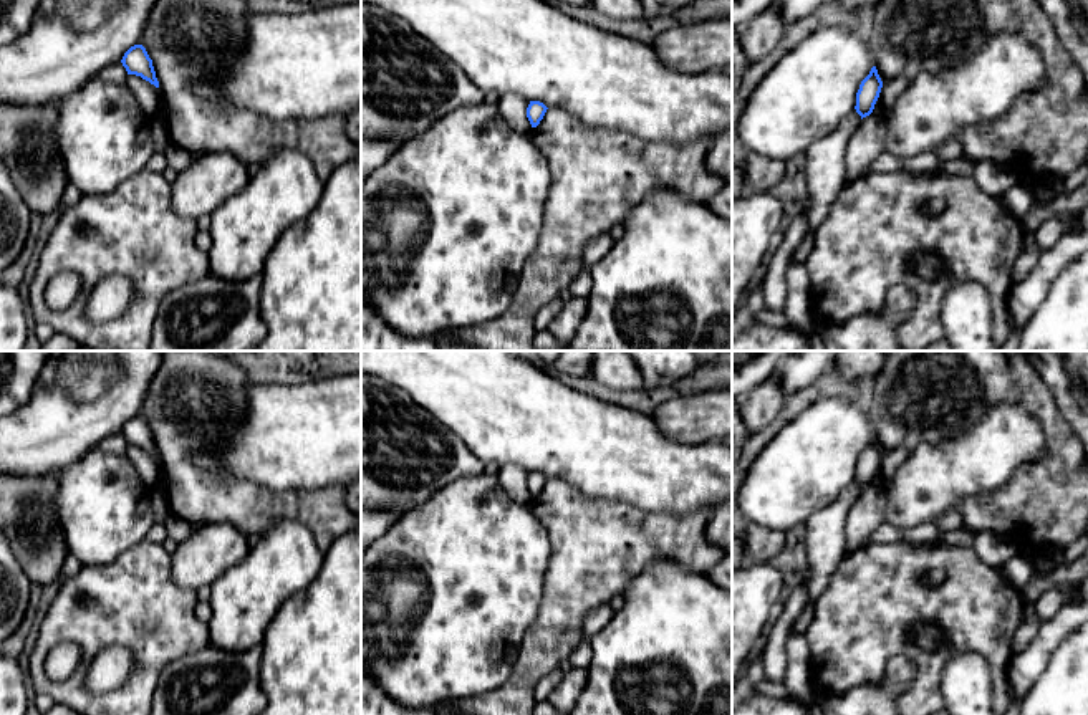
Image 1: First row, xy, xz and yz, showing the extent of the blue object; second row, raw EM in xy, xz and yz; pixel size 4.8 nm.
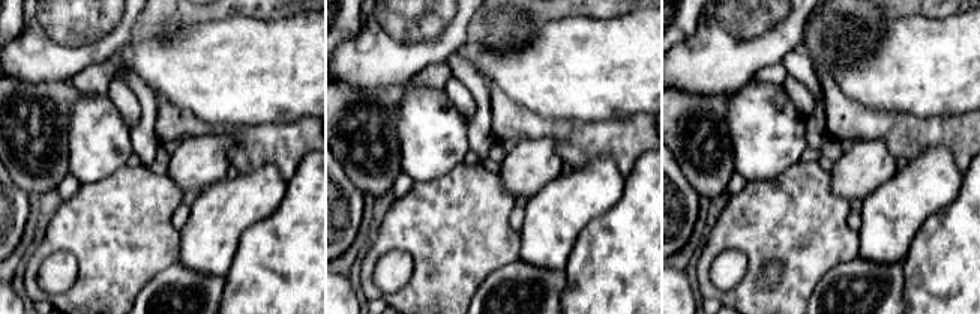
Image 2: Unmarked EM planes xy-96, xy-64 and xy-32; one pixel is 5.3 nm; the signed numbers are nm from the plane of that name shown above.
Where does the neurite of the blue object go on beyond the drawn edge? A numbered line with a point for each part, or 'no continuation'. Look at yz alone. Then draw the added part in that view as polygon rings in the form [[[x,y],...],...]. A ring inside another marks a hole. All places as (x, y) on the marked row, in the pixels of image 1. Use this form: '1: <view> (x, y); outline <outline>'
1: yz (868, 143); outline [[[869,114],[861,119],[846,149],[845,185],[866,174],[869,164],[884,152],[888,124],[884,116]]]

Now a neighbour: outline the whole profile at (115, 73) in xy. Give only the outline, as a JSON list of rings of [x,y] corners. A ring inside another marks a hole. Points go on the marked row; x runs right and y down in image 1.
[[[119,61],[119,63],[103,68],[96,76],[108,83],[126,83],[128,71],[123,66],[123,63]]]

